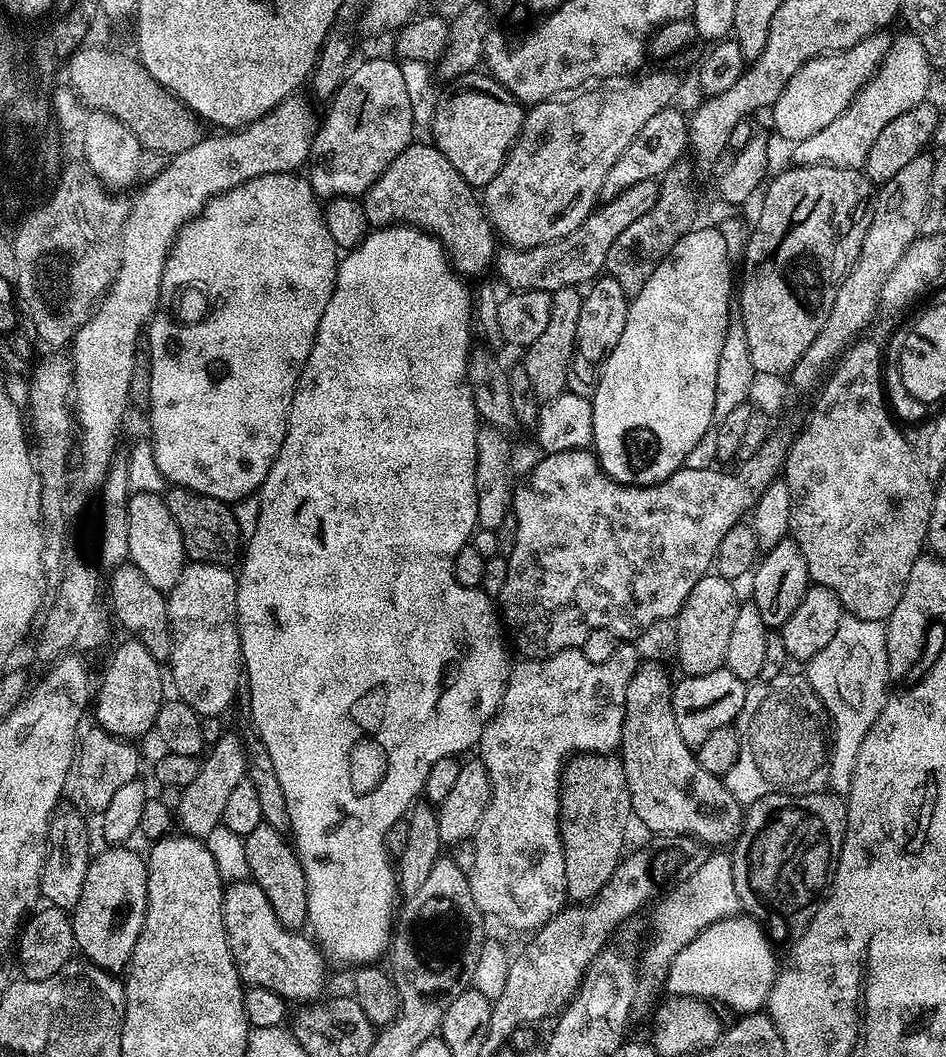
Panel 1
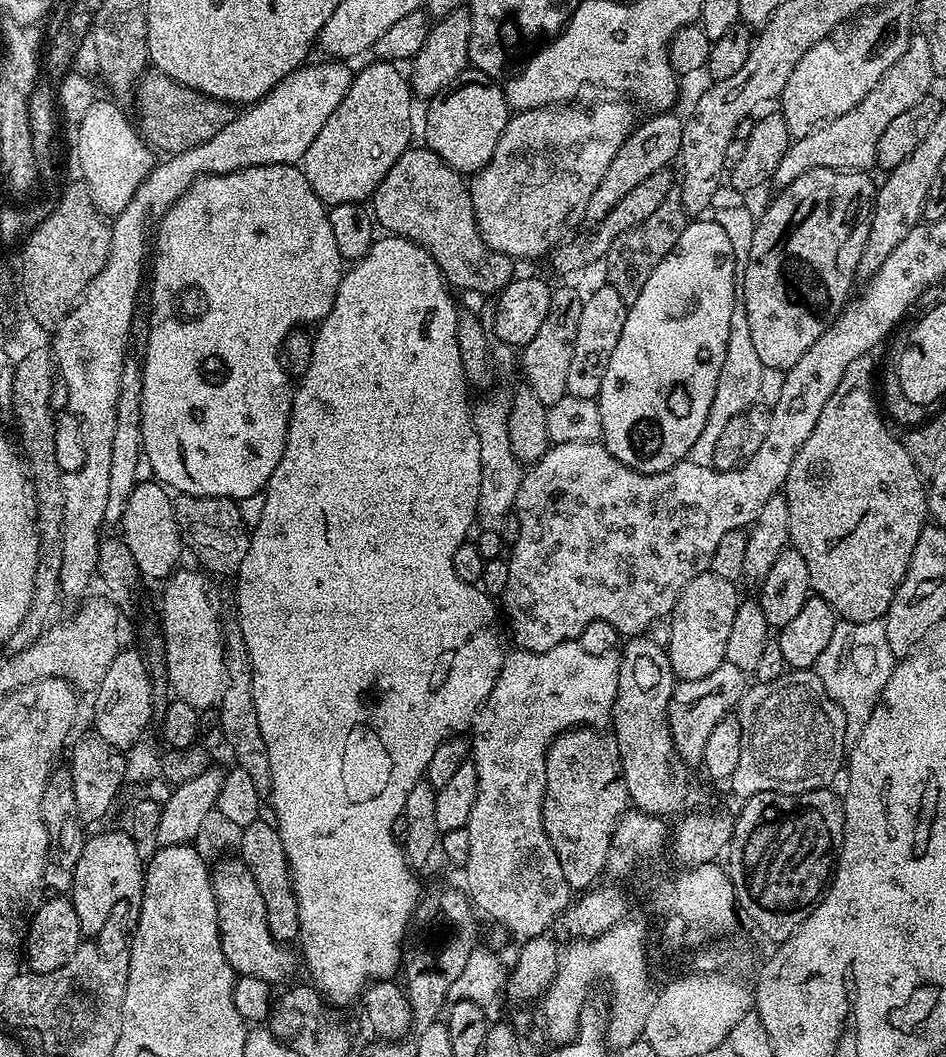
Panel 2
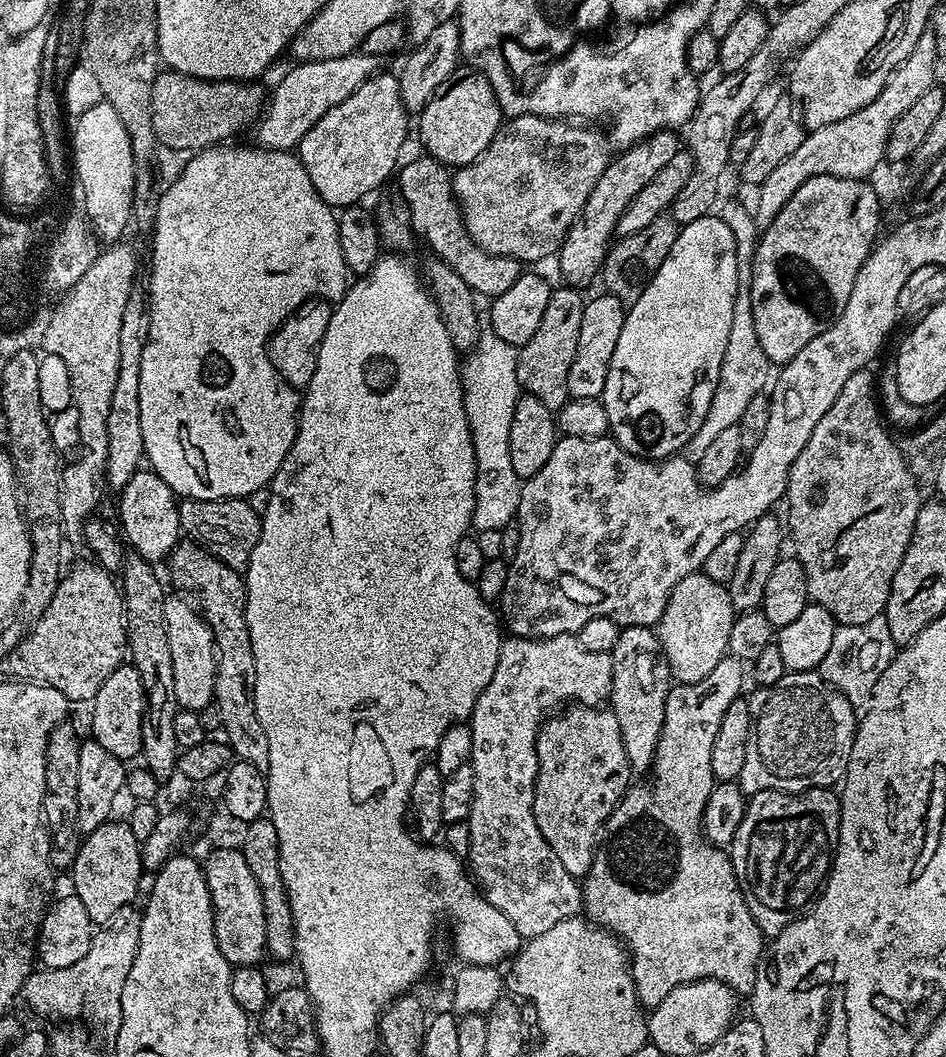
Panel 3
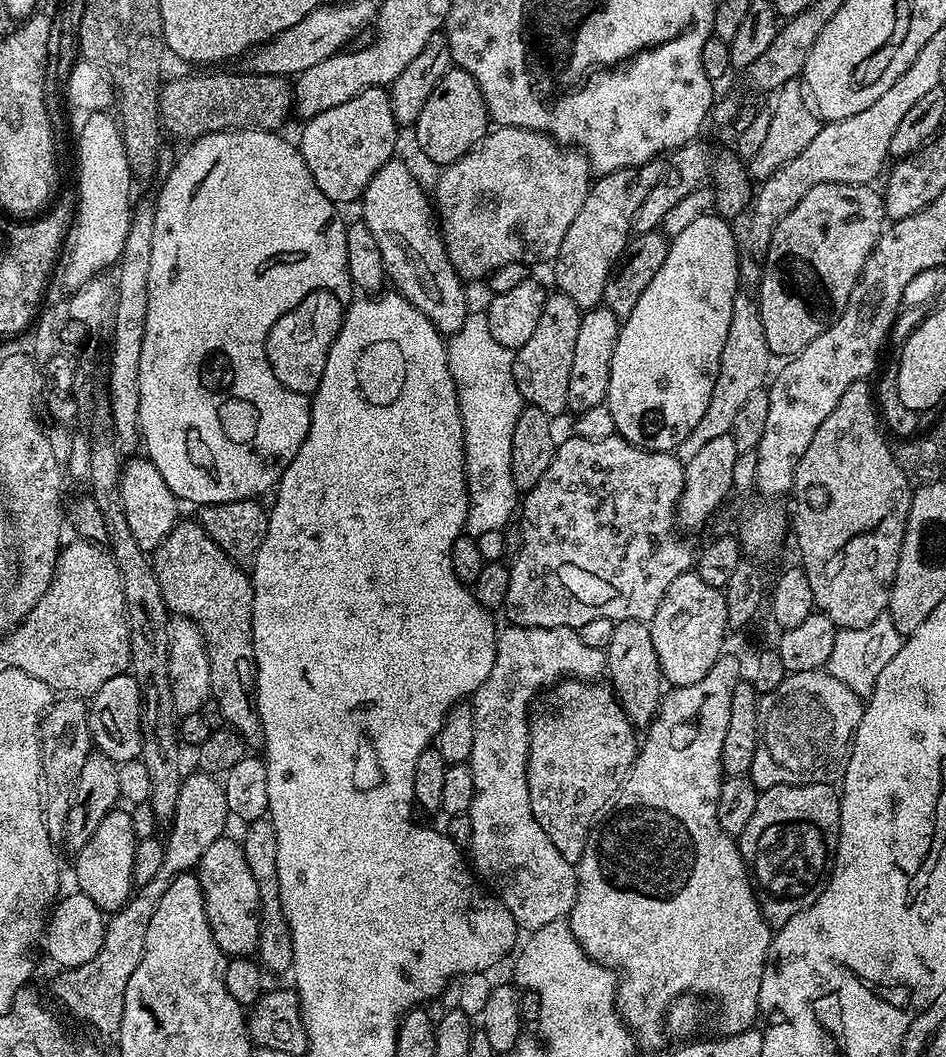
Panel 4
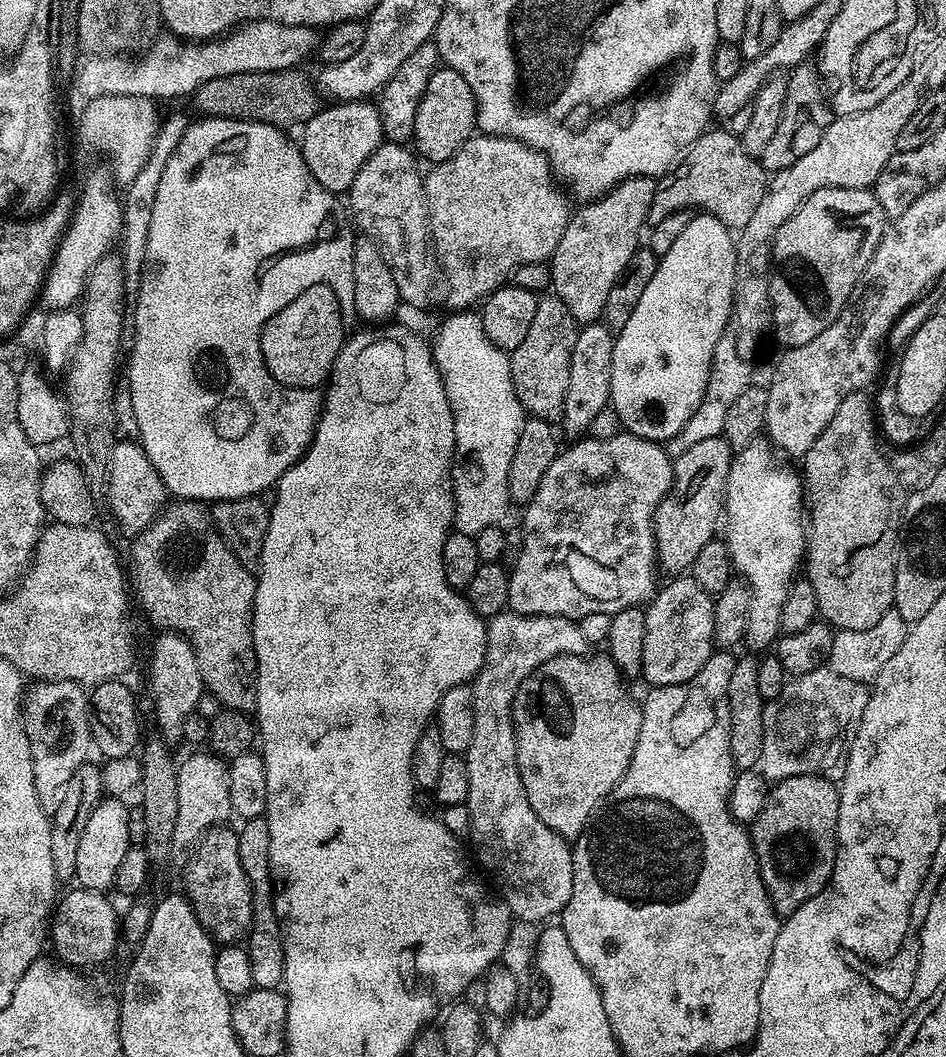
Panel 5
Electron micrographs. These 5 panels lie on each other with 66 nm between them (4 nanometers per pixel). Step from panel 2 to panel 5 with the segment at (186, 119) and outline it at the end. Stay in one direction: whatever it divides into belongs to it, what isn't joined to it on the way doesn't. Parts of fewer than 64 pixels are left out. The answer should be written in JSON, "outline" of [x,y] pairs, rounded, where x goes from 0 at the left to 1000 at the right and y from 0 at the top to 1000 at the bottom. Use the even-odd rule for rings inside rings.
{"outline":[[[316,65],[302,67],[264,67],[261,70],[239,71],[218,78],[204,88],[203,96],[217,111],[239,111],[242,114],[264,114],[290,118],[297,123],[319,119],[335,105],[332,83]]]}

